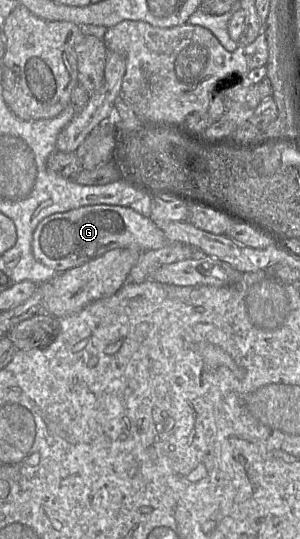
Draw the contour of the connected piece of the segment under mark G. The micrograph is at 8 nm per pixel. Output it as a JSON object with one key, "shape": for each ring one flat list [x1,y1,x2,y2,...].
{"shape":[[97,204,82,206,44,218,35,228,32,253,36,260,62,273,115,248,156,250,170,243,153,220,130,207]]}

